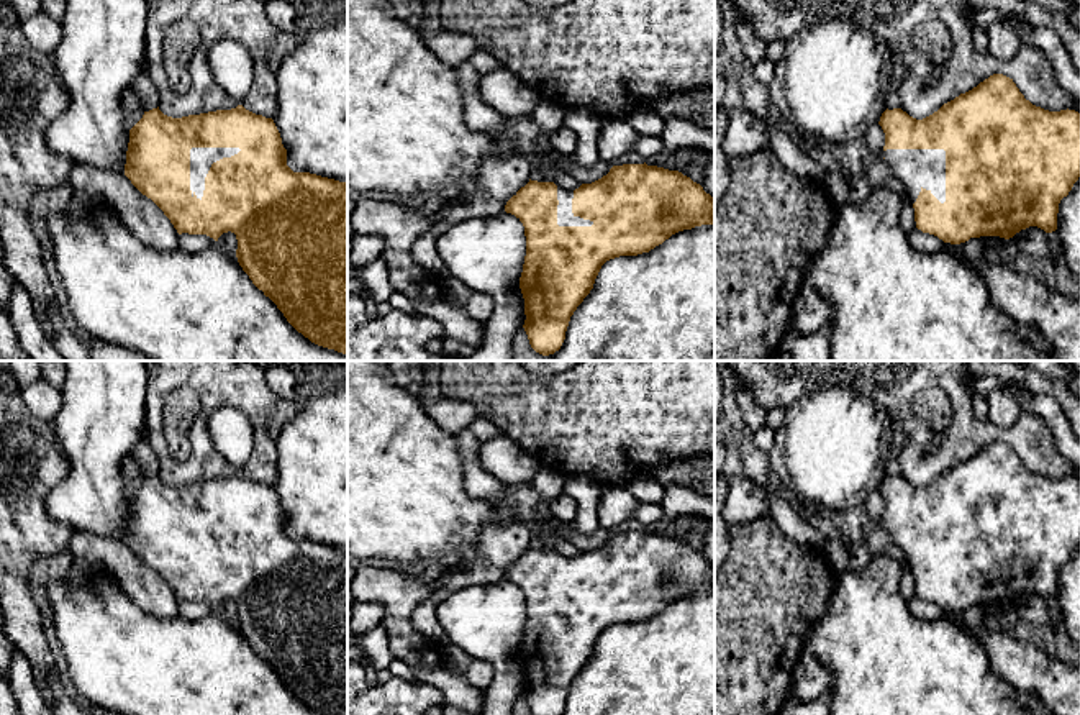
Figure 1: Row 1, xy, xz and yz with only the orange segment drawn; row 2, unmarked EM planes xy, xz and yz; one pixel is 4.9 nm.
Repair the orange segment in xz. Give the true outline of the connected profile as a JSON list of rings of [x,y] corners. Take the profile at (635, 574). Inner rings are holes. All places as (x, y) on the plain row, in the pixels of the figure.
[[[623,531],[613,533],[606,543],[582,551],[575,558],[557,554],[554,549],[531,548],[521,554],[505,572],[524,594],[526,623],[520,644],[524,666],[524,699],[531,715],[560,715],[570,684],[593,656],[601,633],[619,623],[649,620],[672,602],[701,592],[715,592],[715,564],[678,538],[657,533]]]

